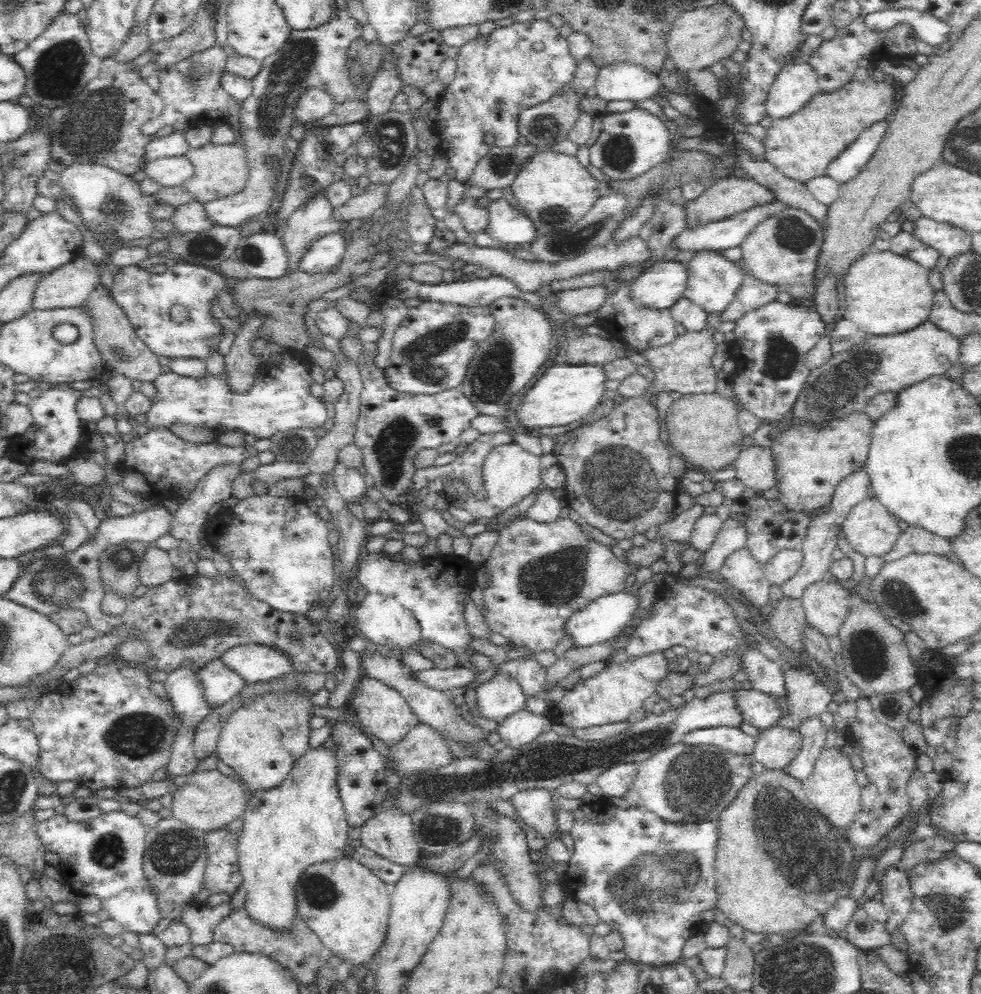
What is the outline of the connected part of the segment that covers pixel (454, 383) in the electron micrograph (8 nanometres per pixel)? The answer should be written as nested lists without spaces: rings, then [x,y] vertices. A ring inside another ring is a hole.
[[[423,302],[408,309],[406,318],[394,328],[388,366],[382,369],[390,388],[413,395],[436,394],[459,388],[475,348],[492,332],[490,307],[465,307]]]

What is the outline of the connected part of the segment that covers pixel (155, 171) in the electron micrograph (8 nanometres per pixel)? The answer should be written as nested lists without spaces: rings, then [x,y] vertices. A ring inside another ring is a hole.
[[[183,156],[160,157],[151,160],[144,168],[144,174],[162,187],[181,186],[192,176],[192,165]]]

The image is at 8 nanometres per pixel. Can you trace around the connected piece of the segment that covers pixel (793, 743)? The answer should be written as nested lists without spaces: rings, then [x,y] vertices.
[[[774,726],[759,731],[756,736],[753,760],[761,762],[766,769],[785,769],[798,755],[802,735],[790,727]]]

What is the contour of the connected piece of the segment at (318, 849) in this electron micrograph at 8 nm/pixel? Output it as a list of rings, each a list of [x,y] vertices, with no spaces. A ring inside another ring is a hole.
[[[340,745],[337,746],[316,746],[316,748],[309,748],[304,752],[301,758],[296,760],[294,766],[292,766],[288,776],[284,778],[278,786],[274,786],[266,790],[253,790],[250,789],[251,798],[246,801],[246,808],[244,809],[244,814],[240,818],[243,828],[237,838],[237,853],[239,858],[239,867],[241,875],[243,876],[242,886],[246,888],[247,895],[245,900],[246,910],[249,915],[258,922],[262,924],[269,924],[270,926],[275,926],[276,928],[284,928],[286,924],[290,924],[292,916],[296,915],[296,903],[294,903],[294,886],[296,886],[296,880],[298,876],[302,874],[302,870],[306,866],[314,862],[322,862],[322,860],[332,860],[334,858],[340,858],[344,854],[344,847],[349,842],[347,836],[349,825],[347,824],[347,819],[345,818],[345,808],[343,807],[343,800],[340,796],[339,791],[339,769],[340,769]]]

